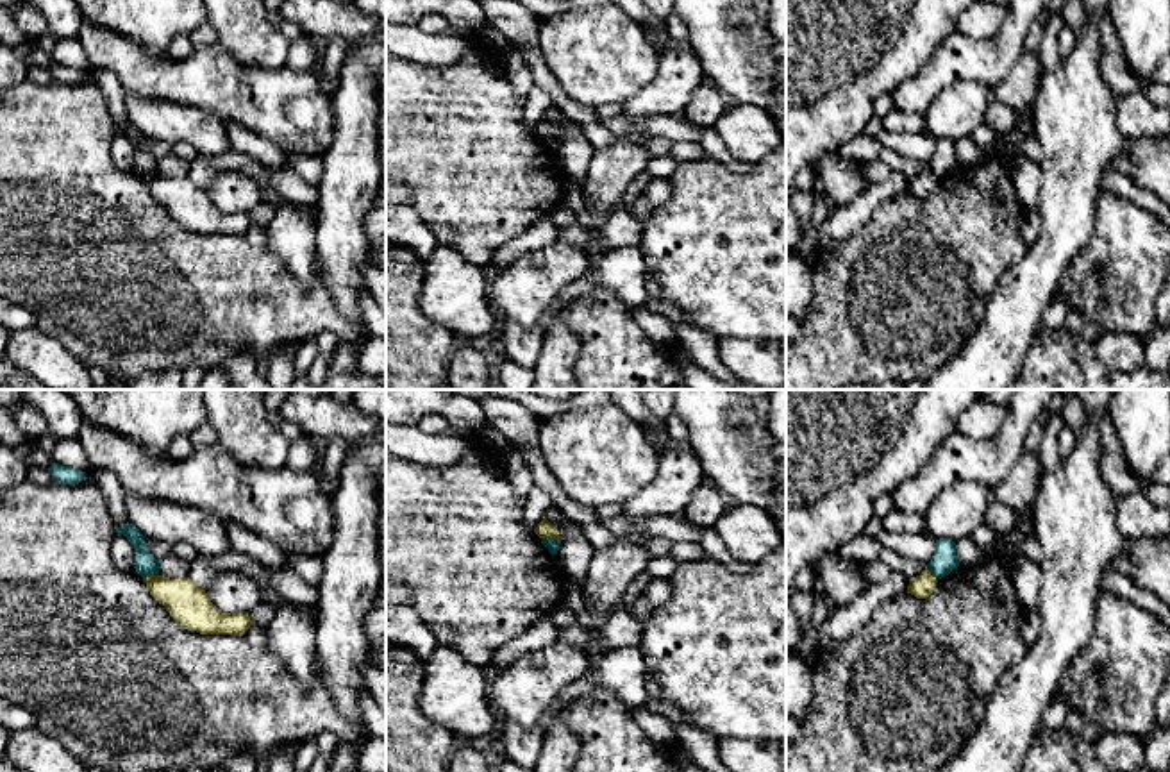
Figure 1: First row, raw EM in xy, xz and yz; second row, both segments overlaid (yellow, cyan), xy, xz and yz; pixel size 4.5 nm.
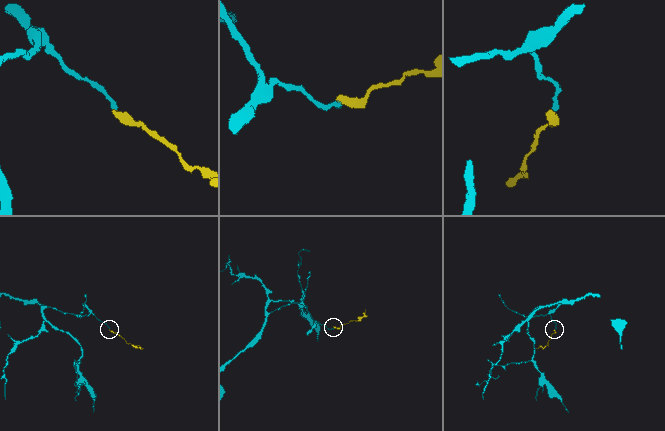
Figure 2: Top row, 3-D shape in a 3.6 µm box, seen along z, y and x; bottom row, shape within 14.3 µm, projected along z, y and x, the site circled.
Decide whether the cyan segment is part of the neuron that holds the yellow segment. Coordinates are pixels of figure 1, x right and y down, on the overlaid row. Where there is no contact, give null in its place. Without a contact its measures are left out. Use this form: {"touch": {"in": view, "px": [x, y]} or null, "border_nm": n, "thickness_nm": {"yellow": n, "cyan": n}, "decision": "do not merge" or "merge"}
{"touch": {"in": "xz", "px": [551, 538]}, "border_nm": 90, "thickness_nm": {"yellow": 80, "cyan": 60}, "decision": "do not merge"}

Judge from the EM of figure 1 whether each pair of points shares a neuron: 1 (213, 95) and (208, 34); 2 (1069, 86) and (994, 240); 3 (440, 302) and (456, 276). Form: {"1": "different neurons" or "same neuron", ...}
{"1": "different neurons", "2": "different neurons", "3": "same neuron"}

